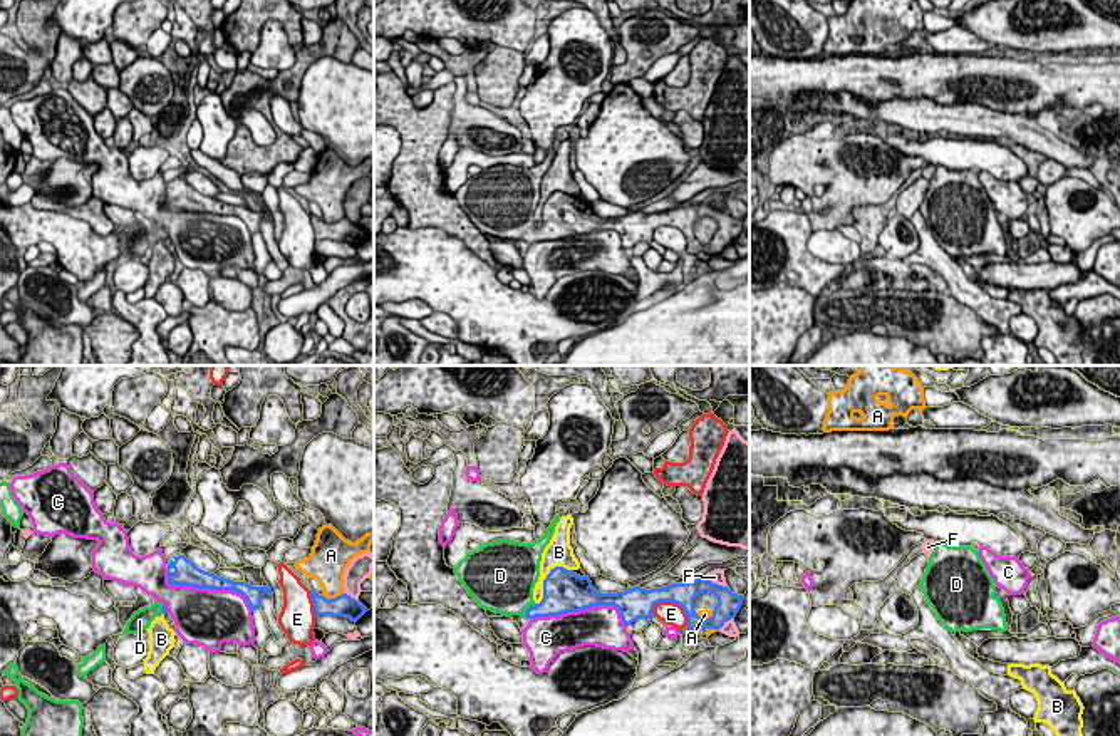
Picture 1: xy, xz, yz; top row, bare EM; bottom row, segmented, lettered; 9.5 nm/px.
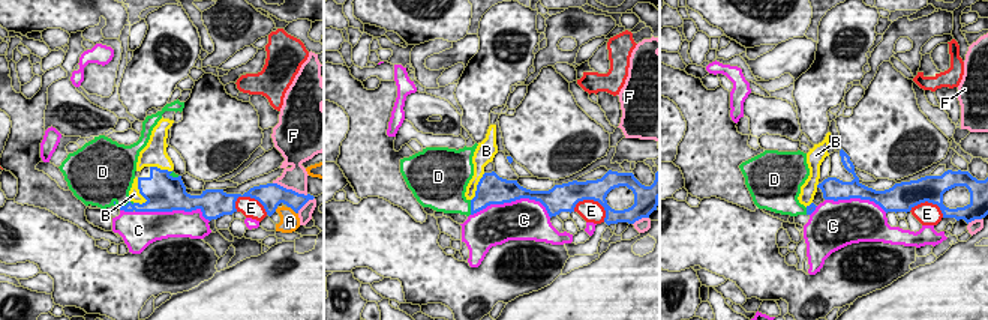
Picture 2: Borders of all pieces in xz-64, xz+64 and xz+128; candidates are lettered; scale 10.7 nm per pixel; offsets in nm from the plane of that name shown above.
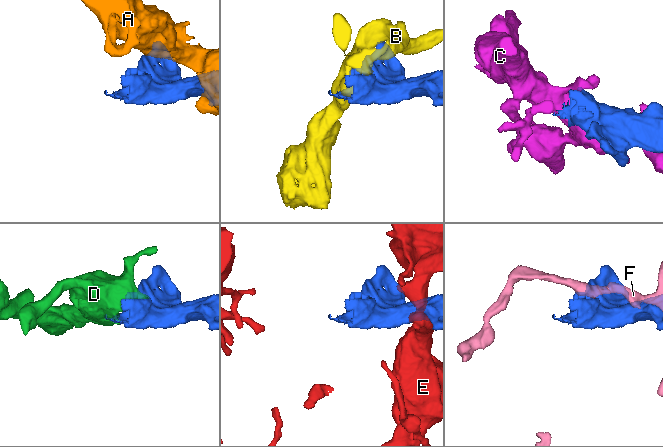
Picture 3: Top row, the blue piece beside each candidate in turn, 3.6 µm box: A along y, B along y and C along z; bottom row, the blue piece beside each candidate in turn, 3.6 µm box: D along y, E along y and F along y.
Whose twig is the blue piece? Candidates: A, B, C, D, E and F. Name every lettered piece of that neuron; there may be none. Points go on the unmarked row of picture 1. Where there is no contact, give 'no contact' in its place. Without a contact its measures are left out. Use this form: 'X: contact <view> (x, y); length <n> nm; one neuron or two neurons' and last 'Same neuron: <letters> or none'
A: contact xy (332, 223); length 220 nm; two neurons
B: contact xz (545, 203); length 500 nm; two neurons
C: contact xz (582, 233); length 950 nm; two neurons
D: contact xz (528, 233); length 170 nm; one neuron
E: contact xz (676, 227); length 400 nm; two neurons
F: contact xz (716, 208); length 240 nm; two neurons
Same neuron: D

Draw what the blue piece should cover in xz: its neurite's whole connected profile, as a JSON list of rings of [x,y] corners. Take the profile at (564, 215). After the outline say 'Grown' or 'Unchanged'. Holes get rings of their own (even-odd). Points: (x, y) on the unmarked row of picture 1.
[[[555,139],[545,159],[533,168],[496,164],[466,176],[466,181],[454,191],[454,198],[481,233],[506,241],[537,243],[578,236],[594,230],[614,230],[629,251],[637,243],[651,243],[656,228],[674,226],[684,233],[687,253],[719,255],[736,241],[743,230],[744,220],[733,218],[708,201],[651,215],[632,211],[625,216],[600,218],[592,211],[589,201],[580,201],[563,191],[550,194],[543,205],[543,223],[537,228],[533,213],[540,201],[542,178],[558,146],[560,141]],[[704,216],[718,223],[713,240],[706,245],[694,235],[694,223]]]. Grown

